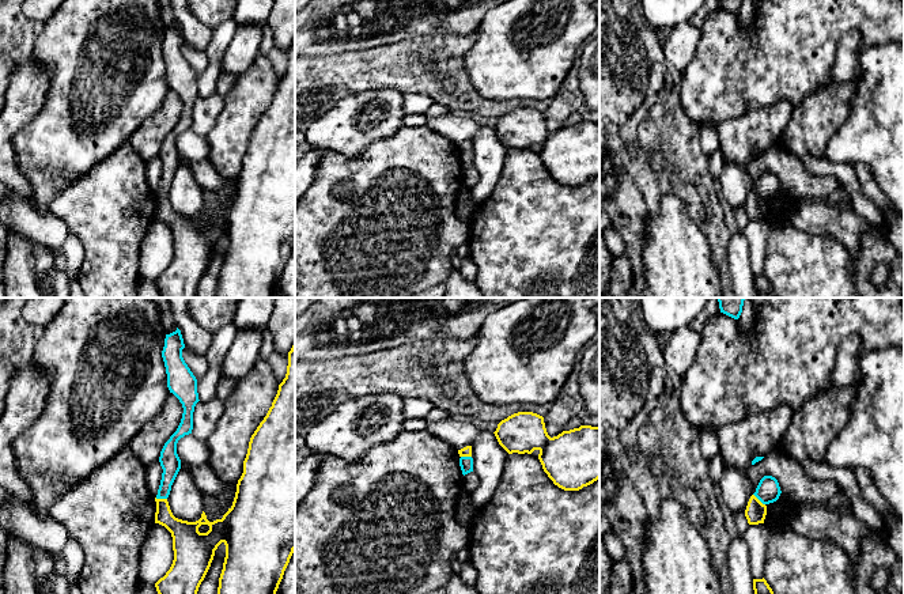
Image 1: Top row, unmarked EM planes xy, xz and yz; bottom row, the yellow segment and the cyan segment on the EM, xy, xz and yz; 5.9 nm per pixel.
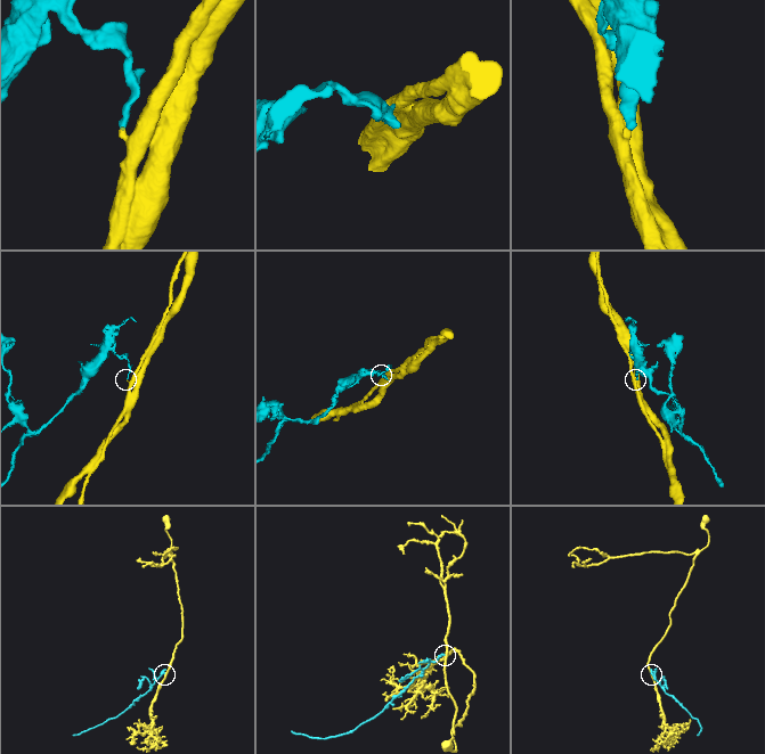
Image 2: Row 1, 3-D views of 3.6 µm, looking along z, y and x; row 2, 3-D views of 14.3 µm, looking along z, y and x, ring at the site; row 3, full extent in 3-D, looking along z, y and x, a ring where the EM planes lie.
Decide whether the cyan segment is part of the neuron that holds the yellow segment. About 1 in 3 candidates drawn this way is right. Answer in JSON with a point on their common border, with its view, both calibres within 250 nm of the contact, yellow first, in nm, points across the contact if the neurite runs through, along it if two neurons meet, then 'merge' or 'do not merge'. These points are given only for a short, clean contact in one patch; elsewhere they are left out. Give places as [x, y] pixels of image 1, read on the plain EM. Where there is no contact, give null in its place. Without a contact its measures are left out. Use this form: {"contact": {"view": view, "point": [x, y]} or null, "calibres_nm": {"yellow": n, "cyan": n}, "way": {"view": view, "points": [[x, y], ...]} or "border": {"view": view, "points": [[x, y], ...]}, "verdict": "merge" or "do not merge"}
{"contact": {"view": "yz", "point": [757, 195]}, "calibres_nm": {"yellow": 120, "cyan": 140}, "border": {"view": "yz", "points": [[753, 189], [764, 200]]}, "verdict": "do not merge"}

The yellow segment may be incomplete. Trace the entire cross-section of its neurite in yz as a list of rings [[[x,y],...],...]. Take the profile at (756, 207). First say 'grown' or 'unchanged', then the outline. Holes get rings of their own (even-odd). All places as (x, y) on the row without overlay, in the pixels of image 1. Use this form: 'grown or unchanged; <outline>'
unchanged; [[[752,190],[745,205],[748,219],[749,220],[764,219],[765,211],[767,201],[763,200],[754,190]]]

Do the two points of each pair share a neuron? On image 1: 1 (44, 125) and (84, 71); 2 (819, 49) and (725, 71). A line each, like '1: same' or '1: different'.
1: same
2: same

